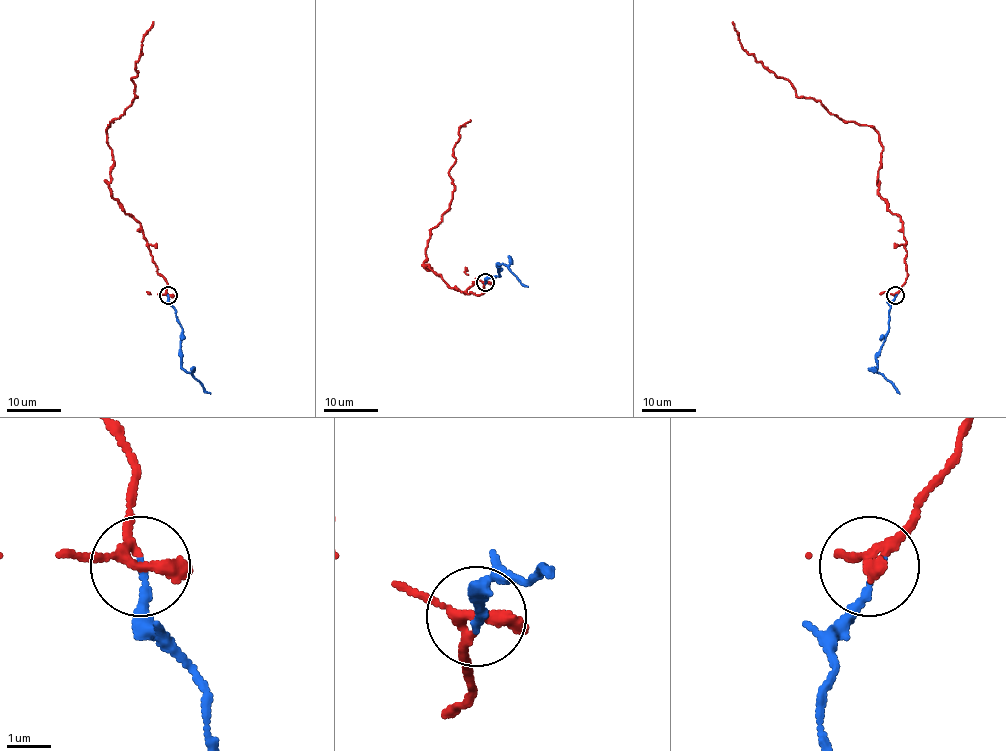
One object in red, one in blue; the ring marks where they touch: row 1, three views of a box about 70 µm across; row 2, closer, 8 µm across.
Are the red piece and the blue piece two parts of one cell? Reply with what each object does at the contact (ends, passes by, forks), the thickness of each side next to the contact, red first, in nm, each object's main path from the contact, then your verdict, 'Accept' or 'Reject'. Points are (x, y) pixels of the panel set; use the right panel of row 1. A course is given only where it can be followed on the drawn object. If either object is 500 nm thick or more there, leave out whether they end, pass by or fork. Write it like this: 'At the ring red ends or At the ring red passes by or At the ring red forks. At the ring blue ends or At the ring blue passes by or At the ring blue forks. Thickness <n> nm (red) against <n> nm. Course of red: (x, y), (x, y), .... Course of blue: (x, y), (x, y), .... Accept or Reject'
At the ring red passes by. At the ring blue ends. Thickness 280 nm (red) against 170 nm. Course of red: (895, 295), (907, 276), (907, 253), (900, 218), (880, 196), (877, 132), (799, 97), (743, 48), (732, 21). Course of blue: (895, 295), (888, 311), (888, 329), (876, 369), (899, 394). Accept

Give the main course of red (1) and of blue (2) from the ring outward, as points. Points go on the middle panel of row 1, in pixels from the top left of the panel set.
1: (485, 282), (479, 295), (467, 295), (424, 265), (429, 231), (452, 200), (453, 146), (460, 127), (471, 120)
2: (485, 282), (493, 276), (500, 276), (498, 263), (502, 263), (528, 286)

